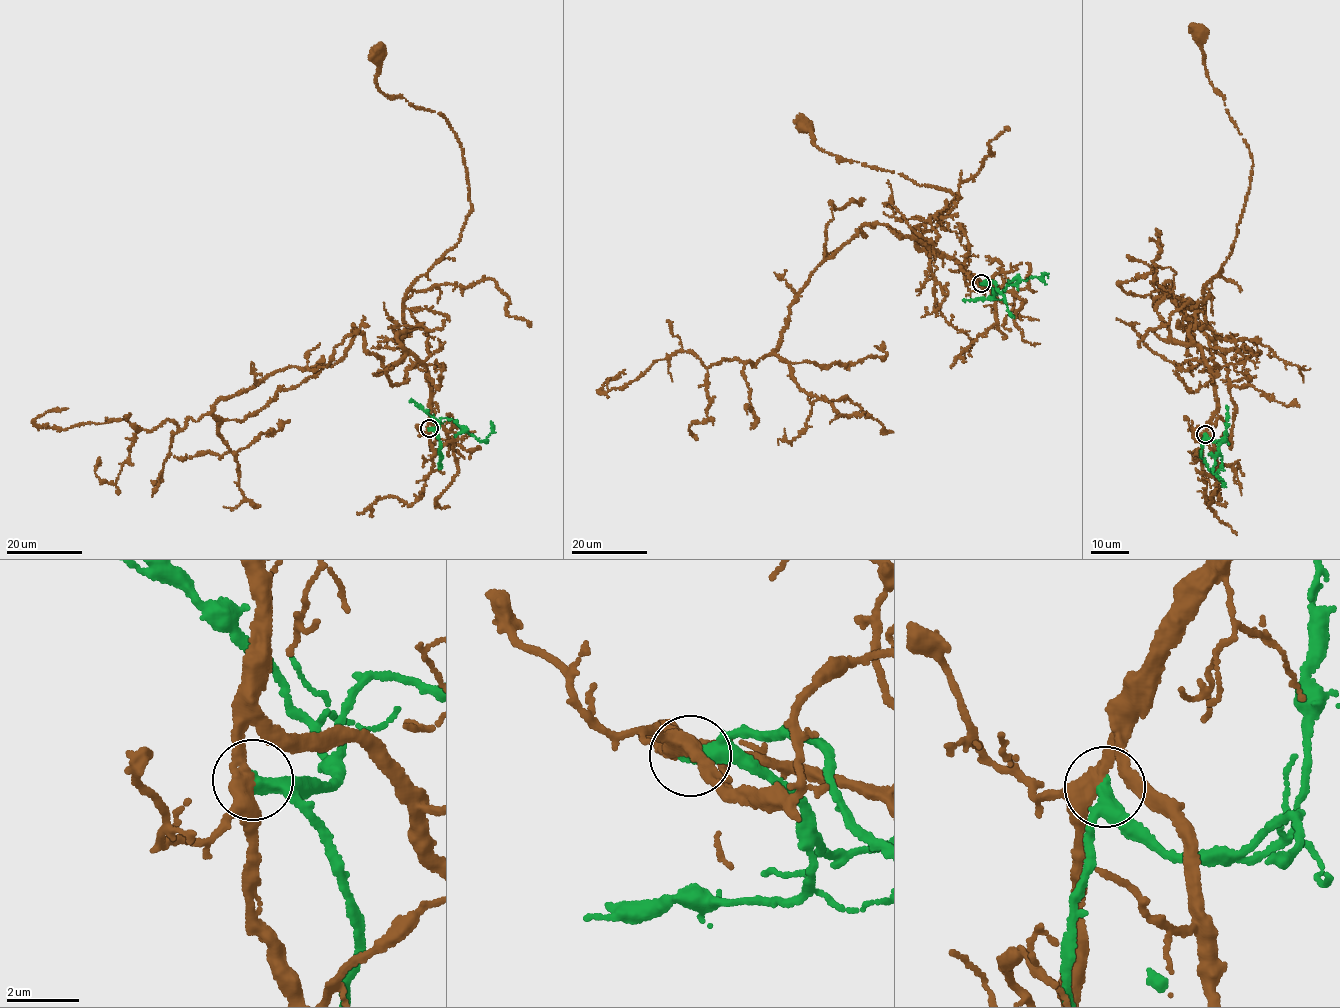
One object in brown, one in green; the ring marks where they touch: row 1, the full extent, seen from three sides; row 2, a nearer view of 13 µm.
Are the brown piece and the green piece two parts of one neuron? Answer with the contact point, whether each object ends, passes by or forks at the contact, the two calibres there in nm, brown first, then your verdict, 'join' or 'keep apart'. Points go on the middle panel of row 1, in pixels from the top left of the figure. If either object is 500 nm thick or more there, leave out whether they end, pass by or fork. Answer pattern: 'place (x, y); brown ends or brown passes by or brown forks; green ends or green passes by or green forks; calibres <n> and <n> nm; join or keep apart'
place (981, 283); brown passes by; green ends; calibres 360 and 440 nm; keep apart

